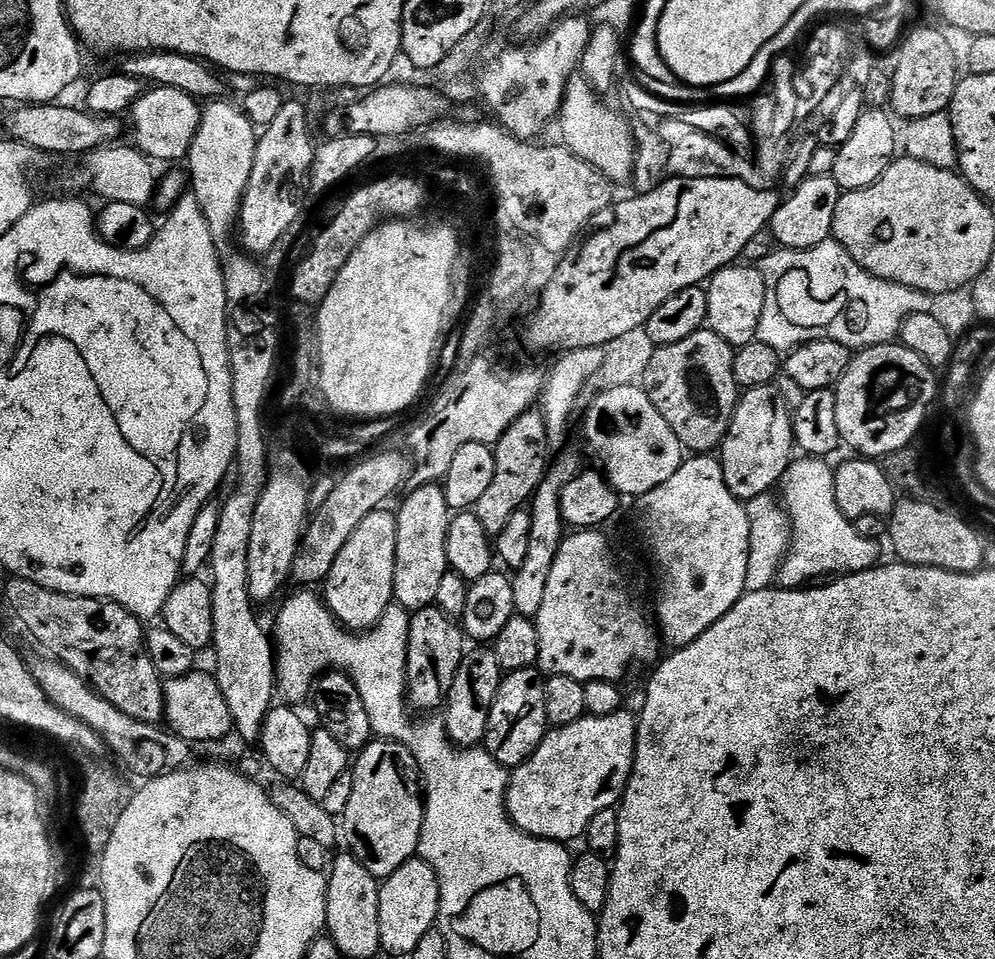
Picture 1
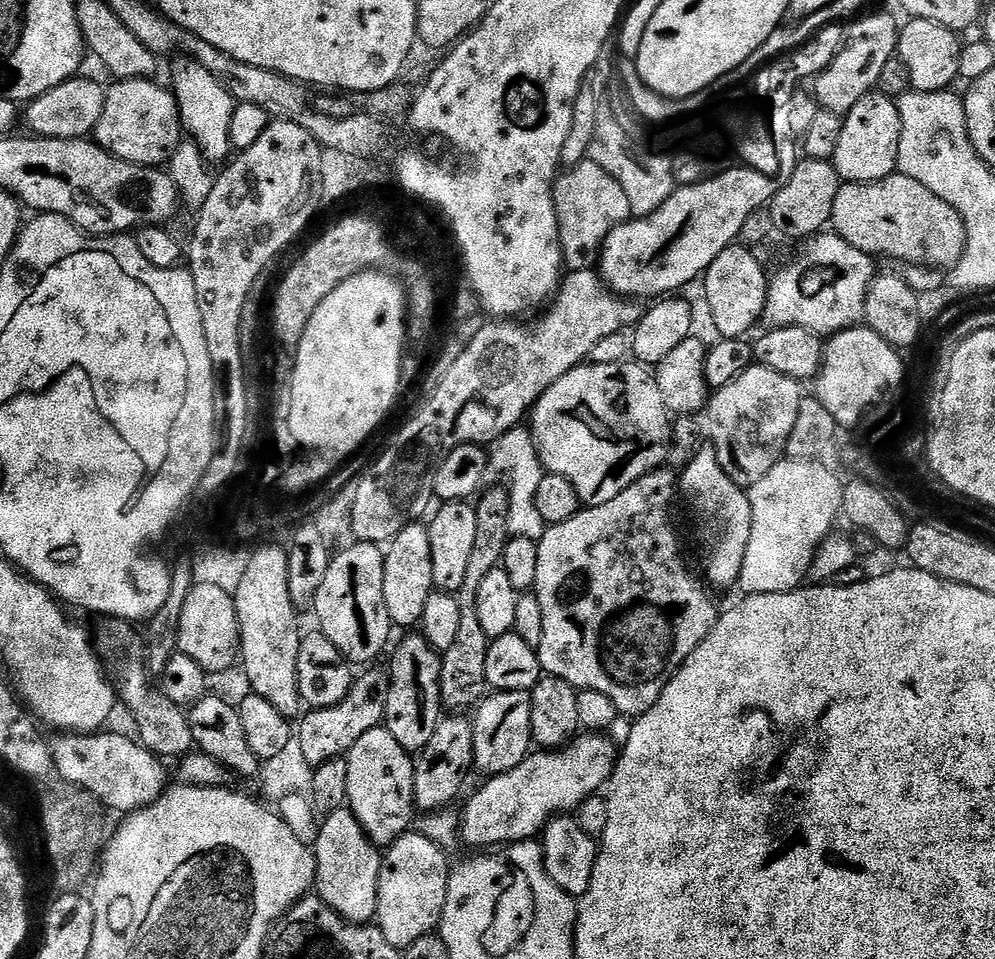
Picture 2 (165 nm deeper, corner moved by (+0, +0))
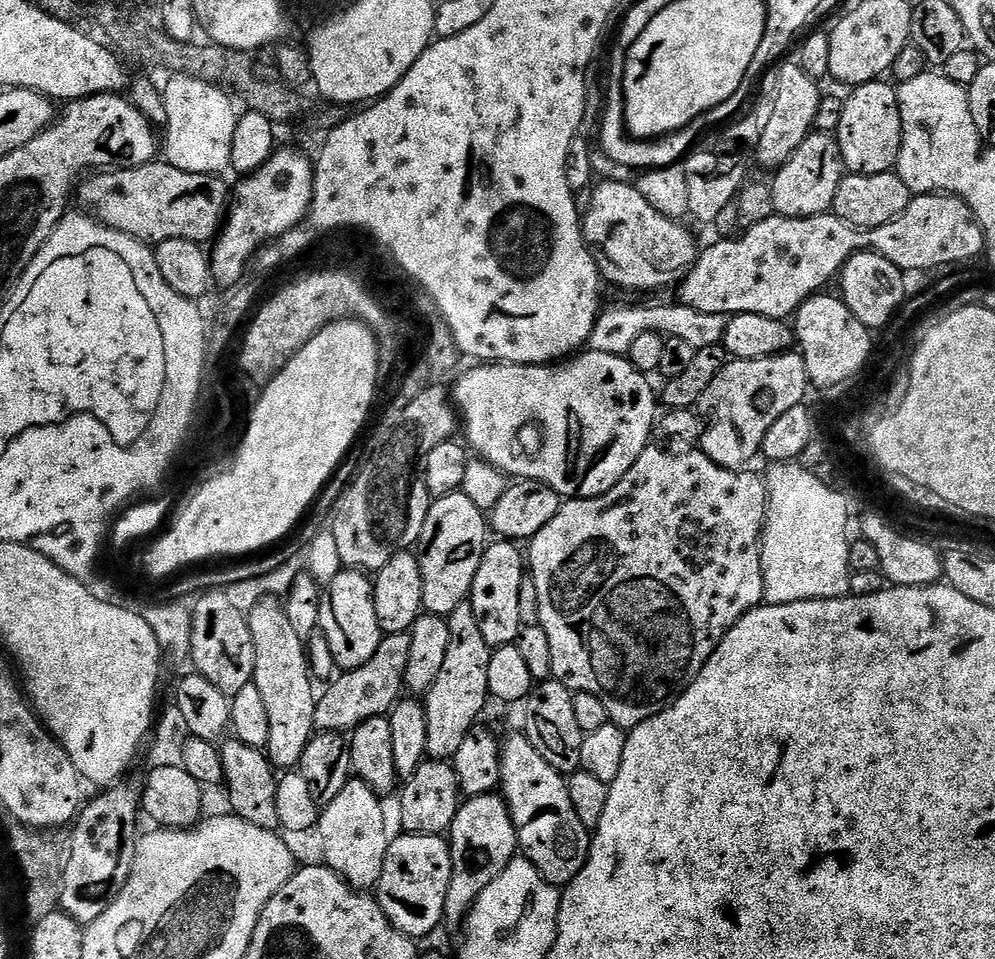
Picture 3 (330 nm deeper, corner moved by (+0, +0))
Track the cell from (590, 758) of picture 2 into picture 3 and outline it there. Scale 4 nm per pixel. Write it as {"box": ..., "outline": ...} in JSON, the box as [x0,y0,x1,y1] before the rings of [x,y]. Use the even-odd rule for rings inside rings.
{"box":[444,794,518,921],"outline":[[[485,794],[465,799],[450,829],[450,847],[452,849],[452,881],[446,896],[444,920],[463,921],[472,911],[472,904],[480,896],[480,892],[486,890],[490,882],[494,882],[494,878],[498,878],[498,874],[506,870],[508,864],[513,863],[515,856],[512,855],[518,852],[518,829],[508,809],[508,801],[503,795]]]}

